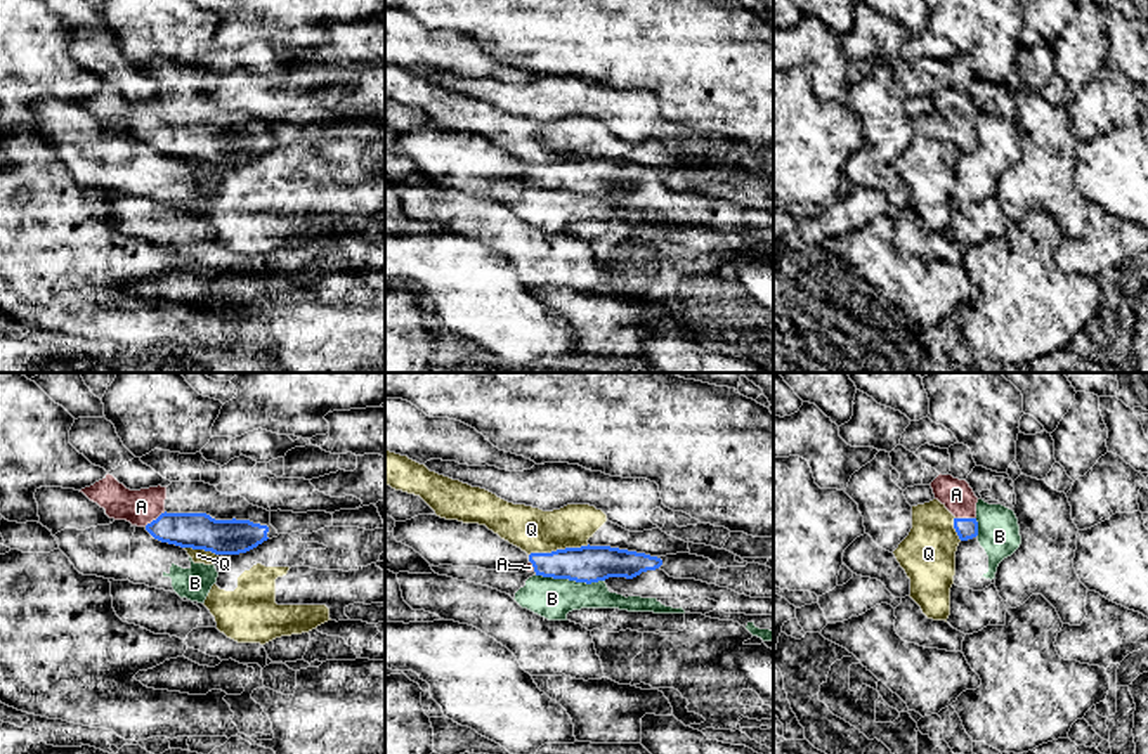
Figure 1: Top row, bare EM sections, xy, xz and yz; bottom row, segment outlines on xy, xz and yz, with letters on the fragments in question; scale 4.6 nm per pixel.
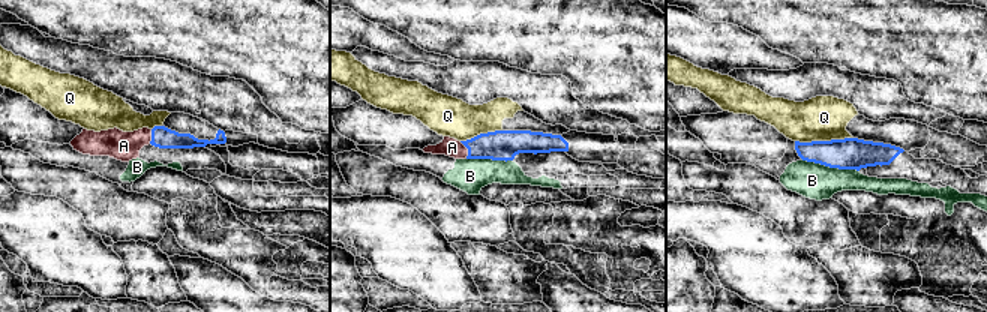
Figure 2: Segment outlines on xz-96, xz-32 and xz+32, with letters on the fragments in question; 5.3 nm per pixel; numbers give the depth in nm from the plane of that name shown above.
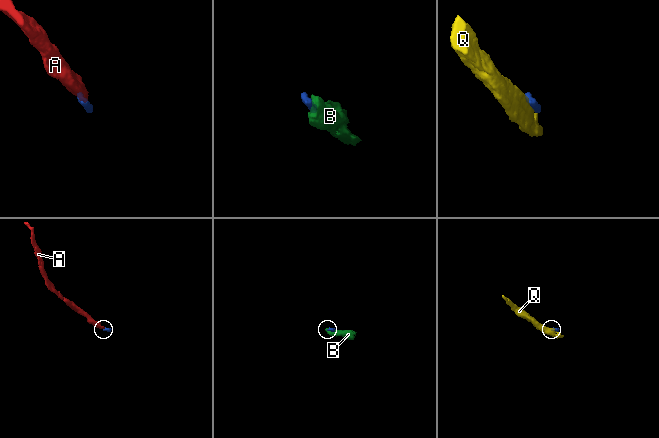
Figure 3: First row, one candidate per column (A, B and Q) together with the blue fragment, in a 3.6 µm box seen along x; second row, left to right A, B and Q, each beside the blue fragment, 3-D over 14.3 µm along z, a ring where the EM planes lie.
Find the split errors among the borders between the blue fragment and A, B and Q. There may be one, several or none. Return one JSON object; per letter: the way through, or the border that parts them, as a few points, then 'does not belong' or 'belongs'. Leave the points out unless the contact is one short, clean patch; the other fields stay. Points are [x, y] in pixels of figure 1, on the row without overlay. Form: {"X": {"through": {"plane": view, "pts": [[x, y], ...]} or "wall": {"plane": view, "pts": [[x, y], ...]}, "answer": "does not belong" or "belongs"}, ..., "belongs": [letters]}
{"A": {"through": {"plane": "xy", "pts": [[198, 142], [165, 139], [156, 130], [141, 118]]}, "answer": "belongs"}, "B": {"answer": "does not belong"}, "Q": {"wall": {"plane": "xz", "pts": [[588, 156], [533, 163], [529, 167]]}, "answer": "does not belong"}, "belongs": ["A"]}

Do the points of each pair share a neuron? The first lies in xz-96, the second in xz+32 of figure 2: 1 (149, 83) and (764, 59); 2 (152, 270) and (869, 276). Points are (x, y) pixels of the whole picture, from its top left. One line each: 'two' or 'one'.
1: two
2: one

